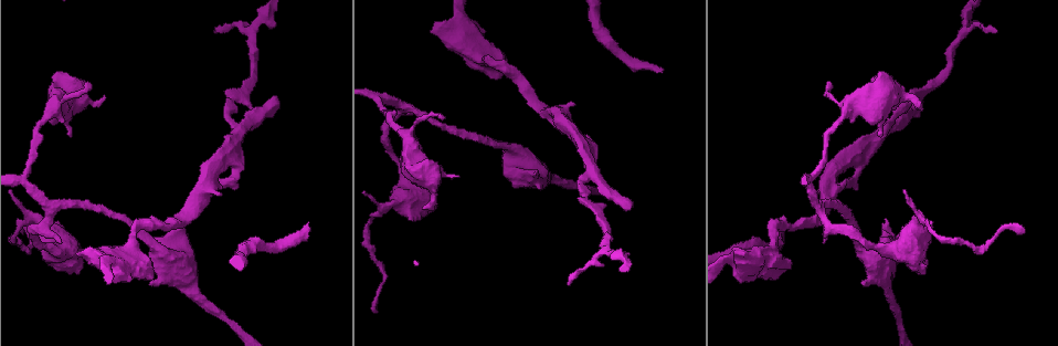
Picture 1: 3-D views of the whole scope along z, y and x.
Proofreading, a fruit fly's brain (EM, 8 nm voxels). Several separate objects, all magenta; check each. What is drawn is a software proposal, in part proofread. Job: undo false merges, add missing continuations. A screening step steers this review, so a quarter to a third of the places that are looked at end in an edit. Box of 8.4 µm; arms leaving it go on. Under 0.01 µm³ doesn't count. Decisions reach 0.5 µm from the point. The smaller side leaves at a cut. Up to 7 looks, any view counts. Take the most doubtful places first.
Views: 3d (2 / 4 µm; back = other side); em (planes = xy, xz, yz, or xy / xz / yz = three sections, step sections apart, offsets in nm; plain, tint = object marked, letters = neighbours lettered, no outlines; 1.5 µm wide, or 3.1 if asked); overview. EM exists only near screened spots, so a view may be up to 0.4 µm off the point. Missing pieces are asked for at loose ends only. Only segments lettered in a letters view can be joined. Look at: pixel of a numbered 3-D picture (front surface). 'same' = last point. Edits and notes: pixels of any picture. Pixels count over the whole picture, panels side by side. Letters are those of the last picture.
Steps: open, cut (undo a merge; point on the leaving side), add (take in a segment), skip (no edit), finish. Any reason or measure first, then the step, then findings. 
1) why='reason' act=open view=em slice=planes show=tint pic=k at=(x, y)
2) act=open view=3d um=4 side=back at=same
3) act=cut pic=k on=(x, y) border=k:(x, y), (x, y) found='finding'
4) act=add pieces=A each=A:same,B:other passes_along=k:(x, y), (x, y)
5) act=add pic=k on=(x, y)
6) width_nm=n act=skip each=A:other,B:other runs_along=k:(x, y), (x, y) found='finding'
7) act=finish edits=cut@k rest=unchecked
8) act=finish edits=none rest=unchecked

why='branch stops here' act=open view=em slice=xy step=8 show=letters pic=1 at=(659, 72)

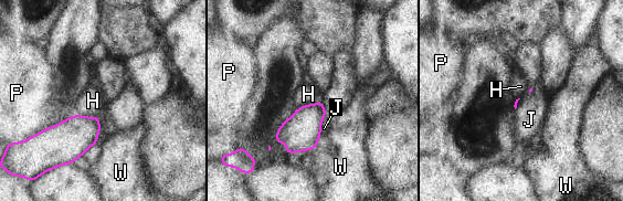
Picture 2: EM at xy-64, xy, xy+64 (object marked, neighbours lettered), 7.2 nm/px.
longest_contact=P:260nm act=add pieces=J each=H:other,J:same,P:other,W:other passes_along=2:(301, 131), (319, 128), (324, 128) found='the neuron continues'

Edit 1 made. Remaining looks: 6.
why='free end' act=open view=3d um=4 pic=1 at=(433, 24)

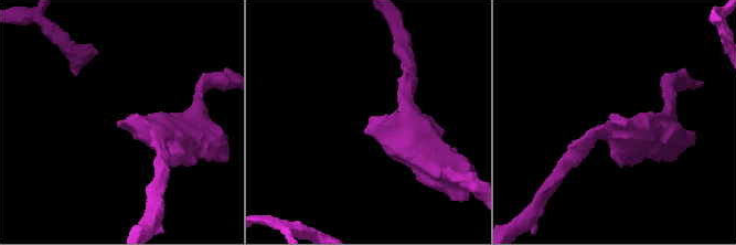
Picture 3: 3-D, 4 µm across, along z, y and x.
act=open view=em slice=xy step=4 show=letters pic=3 at=(369, 120)

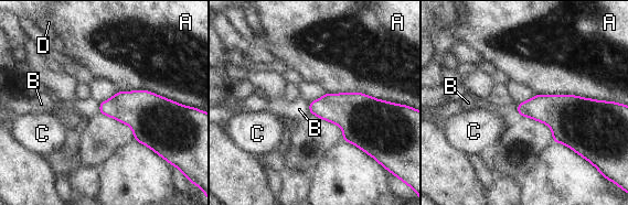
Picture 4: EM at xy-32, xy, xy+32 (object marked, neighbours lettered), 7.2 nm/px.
why='cut it another way' act=open view=em slice=planes show=letters at=same

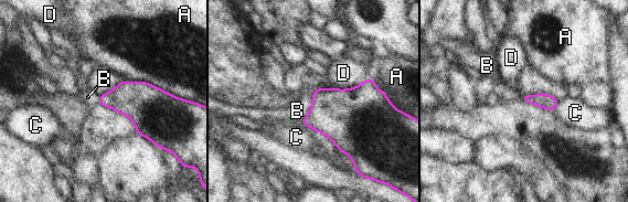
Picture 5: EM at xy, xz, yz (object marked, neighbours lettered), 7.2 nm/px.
act=skip each=A:other,B:other,C:other,D:other found='no lettered segment goes on from it'

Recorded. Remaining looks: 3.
why='free end' act=open view=3d um=2 pic=1 at=(443, 118)

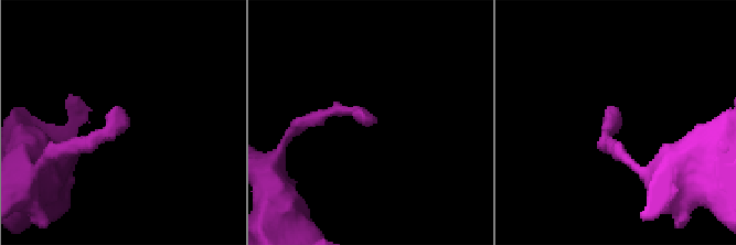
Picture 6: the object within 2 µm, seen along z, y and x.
act=open view=em slice=xy step=4 show=letters pic=6 at=(617, 120)

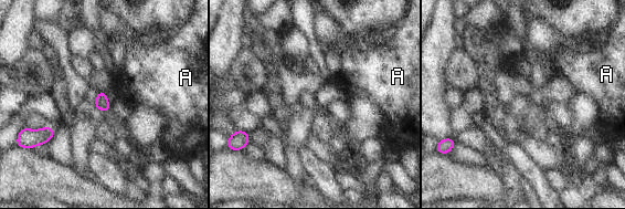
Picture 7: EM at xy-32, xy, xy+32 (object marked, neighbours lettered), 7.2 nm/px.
act=open view=em slice=planes show=letters at=same

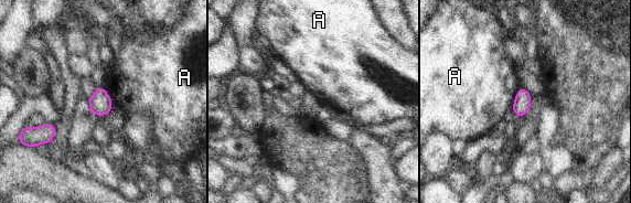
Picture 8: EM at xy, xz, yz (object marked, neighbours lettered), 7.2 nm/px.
width_nm=130 longest_contact=A:220nm act=skip each=A:other found='none of them fits'

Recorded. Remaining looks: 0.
act=finish edits=add@2 rest=unchecked

